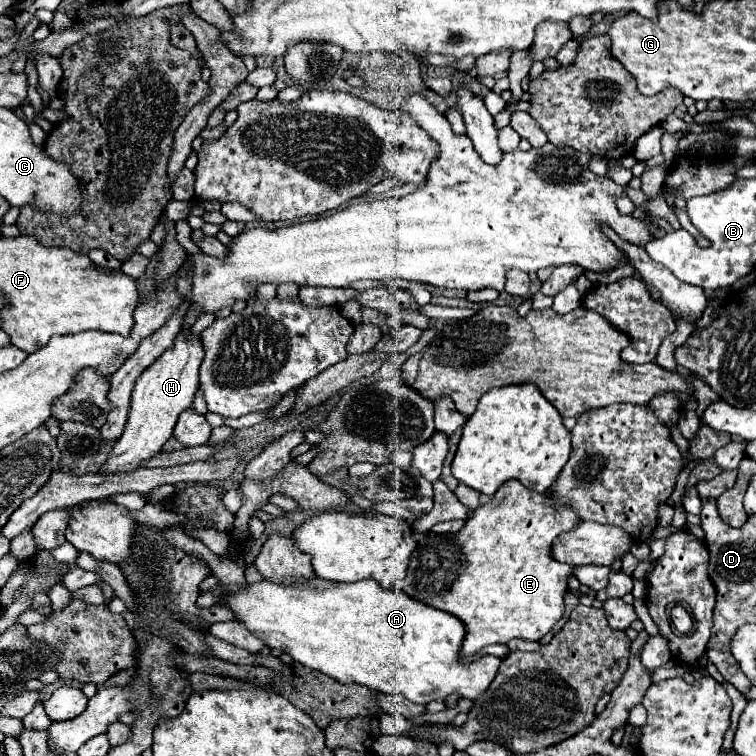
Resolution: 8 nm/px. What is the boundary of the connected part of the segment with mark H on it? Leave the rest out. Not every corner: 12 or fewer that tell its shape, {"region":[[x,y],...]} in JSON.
{"region":[[179,333],[141,373],[103,475],[161,451],[199,389],[201,339]]}

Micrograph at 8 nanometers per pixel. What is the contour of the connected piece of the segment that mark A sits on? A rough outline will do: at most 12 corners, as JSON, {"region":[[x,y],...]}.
{"region":[[263,579],[221,605],[343,683],[475,699],[463,623],[377,581]]}

